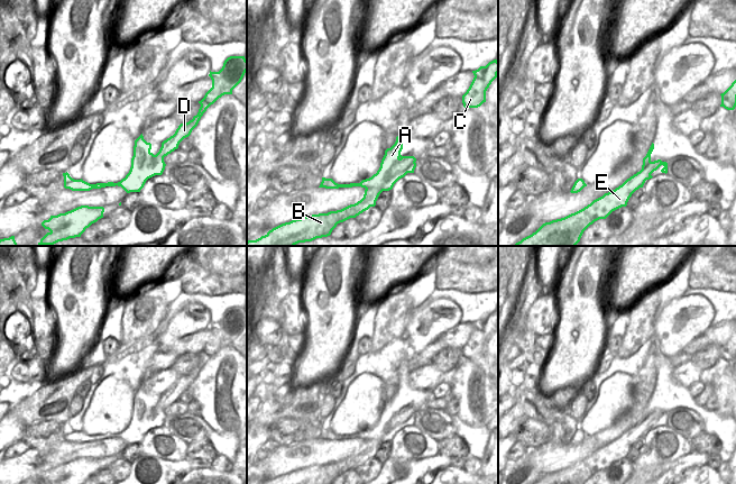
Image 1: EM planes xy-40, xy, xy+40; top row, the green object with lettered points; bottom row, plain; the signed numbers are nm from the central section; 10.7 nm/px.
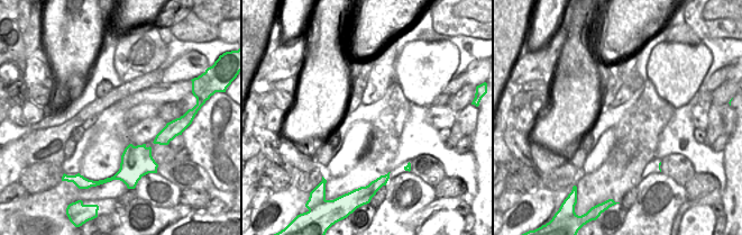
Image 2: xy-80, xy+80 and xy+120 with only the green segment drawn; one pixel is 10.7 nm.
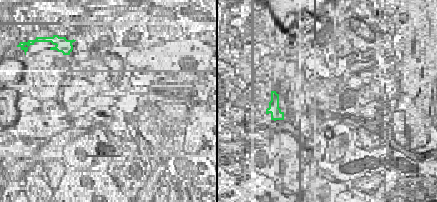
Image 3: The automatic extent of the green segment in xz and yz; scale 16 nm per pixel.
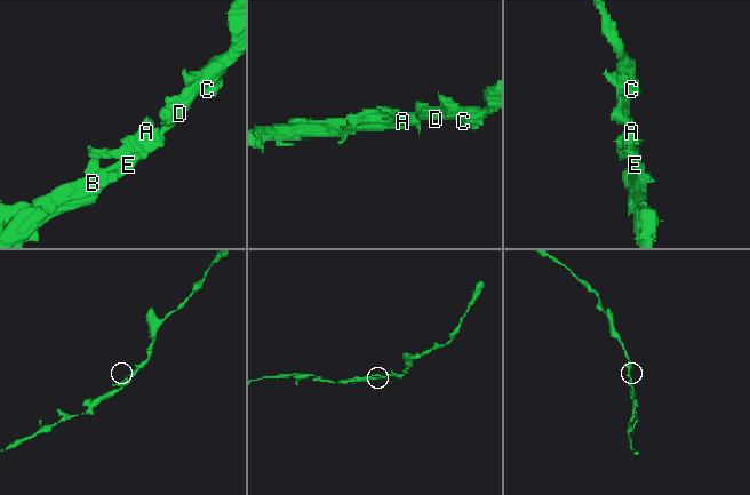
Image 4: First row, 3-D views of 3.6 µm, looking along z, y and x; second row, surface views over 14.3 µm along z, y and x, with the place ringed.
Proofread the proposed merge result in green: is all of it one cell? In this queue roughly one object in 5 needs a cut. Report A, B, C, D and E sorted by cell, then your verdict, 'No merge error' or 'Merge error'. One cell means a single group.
Groups: A B C D E. No merge error

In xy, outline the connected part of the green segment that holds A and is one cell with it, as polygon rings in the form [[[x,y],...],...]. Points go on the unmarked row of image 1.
[[[398,387],[395,395],[385,402],[380,419],[371,429],[362,431],[360,435],[338,436],[332,430],[322,429],[319,439],[365,439],[364,449],[355,456],[350,456],[341,462],[330,463],[295,471],[282,475],[268,484],[332,484],[338,475],[350,469],[356,469],[370,458],[376,457],[376,453],[383,442],[389,442],[394,436],[407,424],[414,424],[416,410],[414,408],[402,408],[403,395]]]

